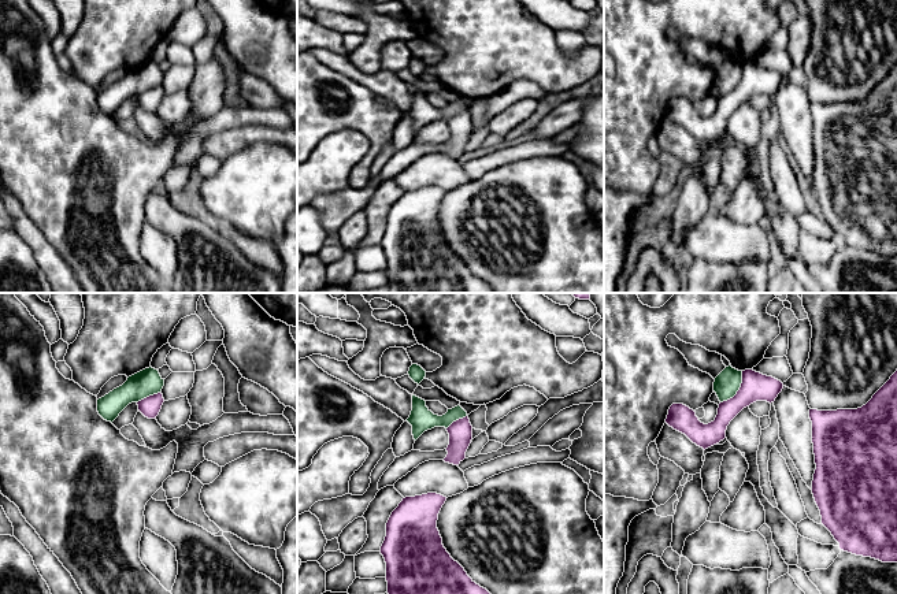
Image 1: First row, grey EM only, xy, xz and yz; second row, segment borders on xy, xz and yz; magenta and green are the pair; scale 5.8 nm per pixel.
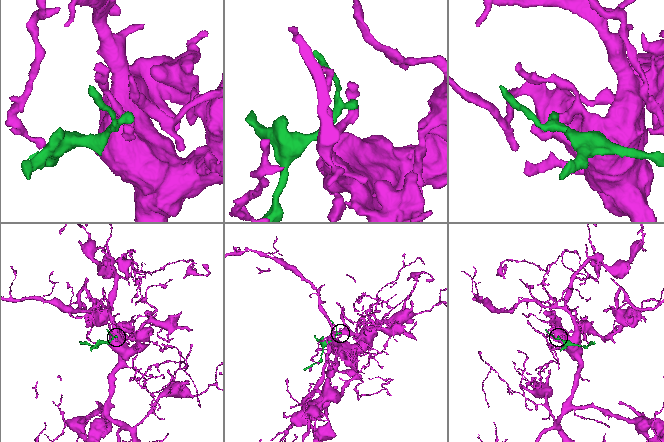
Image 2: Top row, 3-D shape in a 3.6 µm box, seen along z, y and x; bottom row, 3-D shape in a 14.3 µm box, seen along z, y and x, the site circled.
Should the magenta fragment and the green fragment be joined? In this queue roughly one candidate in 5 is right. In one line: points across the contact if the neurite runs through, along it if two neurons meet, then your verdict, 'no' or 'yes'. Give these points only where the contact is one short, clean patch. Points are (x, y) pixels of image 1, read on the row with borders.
border yz (742, 371), (740, 389), (721, 403); no

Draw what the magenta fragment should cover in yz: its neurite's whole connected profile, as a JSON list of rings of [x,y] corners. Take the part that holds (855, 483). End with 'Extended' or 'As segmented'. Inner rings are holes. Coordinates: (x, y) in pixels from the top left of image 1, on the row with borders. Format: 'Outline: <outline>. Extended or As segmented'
Outline: [[[897,371],[857,409],[809,409],[816,469],[812,494],[839,549],[897,563]]]. As segmented

